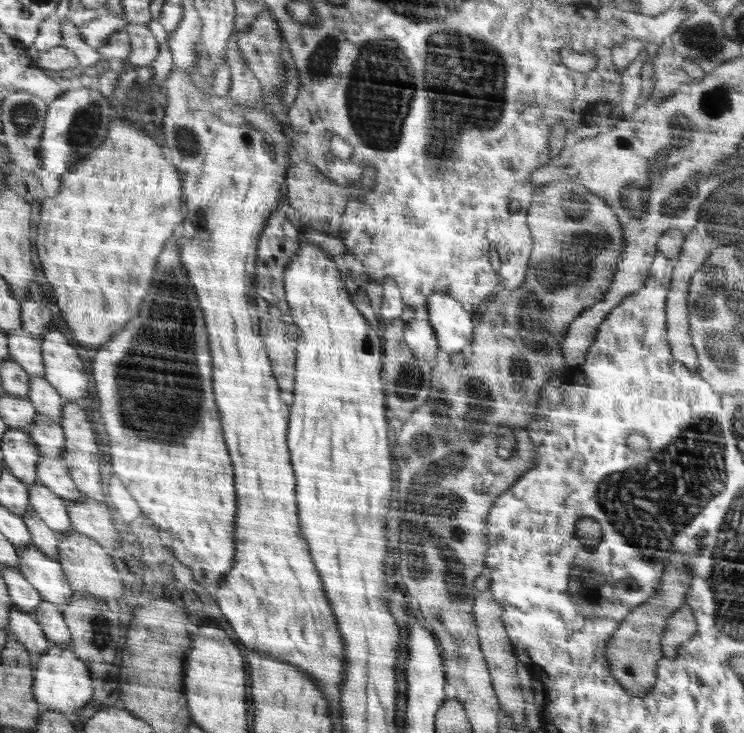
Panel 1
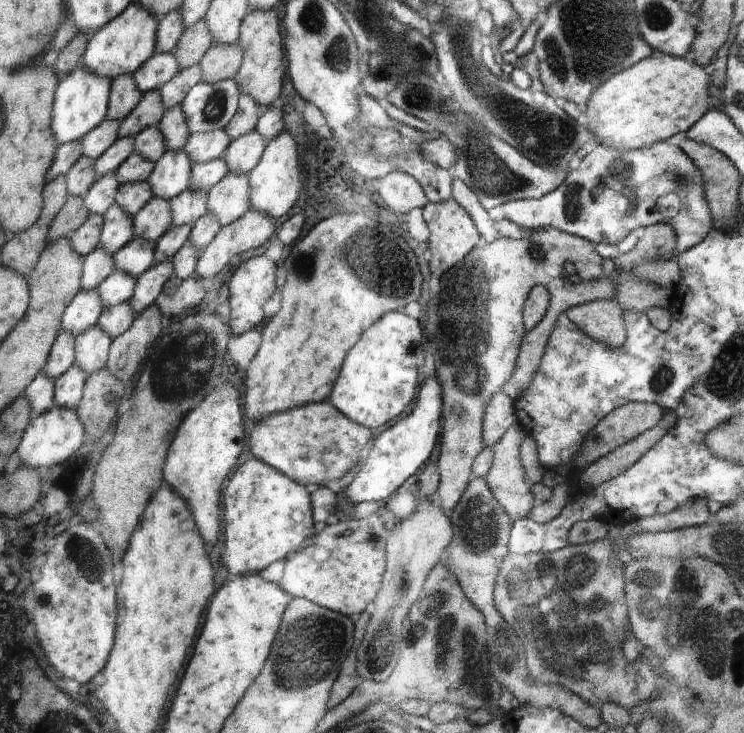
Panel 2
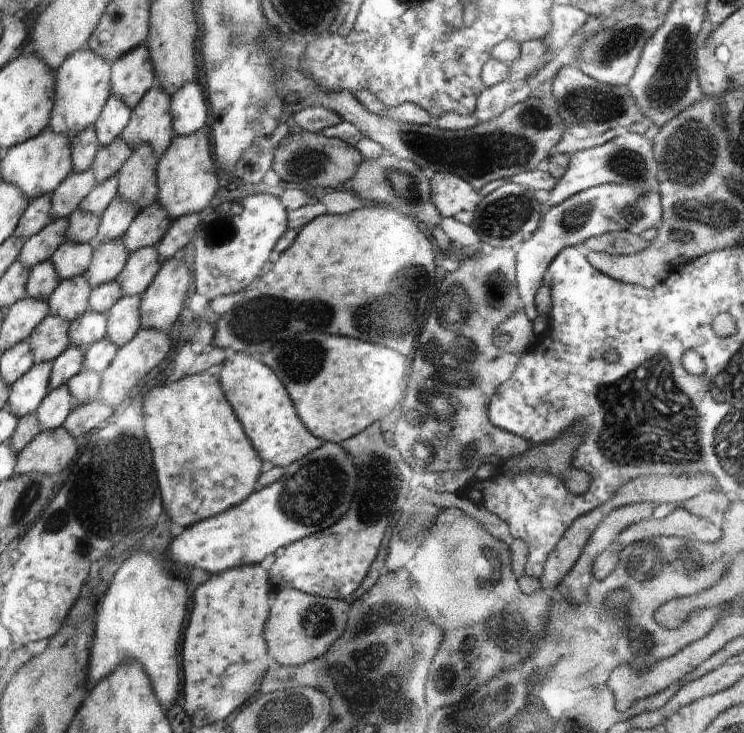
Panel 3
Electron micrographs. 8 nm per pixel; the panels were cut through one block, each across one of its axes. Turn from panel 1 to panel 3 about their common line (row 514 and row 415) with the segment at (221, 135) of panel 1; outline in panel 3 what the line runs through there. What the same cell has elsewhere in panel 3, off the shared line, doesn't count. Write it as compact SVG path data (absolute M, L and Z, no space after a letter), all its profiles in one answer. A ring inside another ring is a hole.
M230 351L220 370L222 392L234 408L236 416L244 420L244 432L252 436L252 444L256 444L256 452L260 452L264 460L272 462L274 466L287 467L294 460L322 446L322 440L318 440L304 428L304 424L296 416L296 408L290 402L288 392L284 390L284 384L263 361L242 352L234 351L232 354Z

